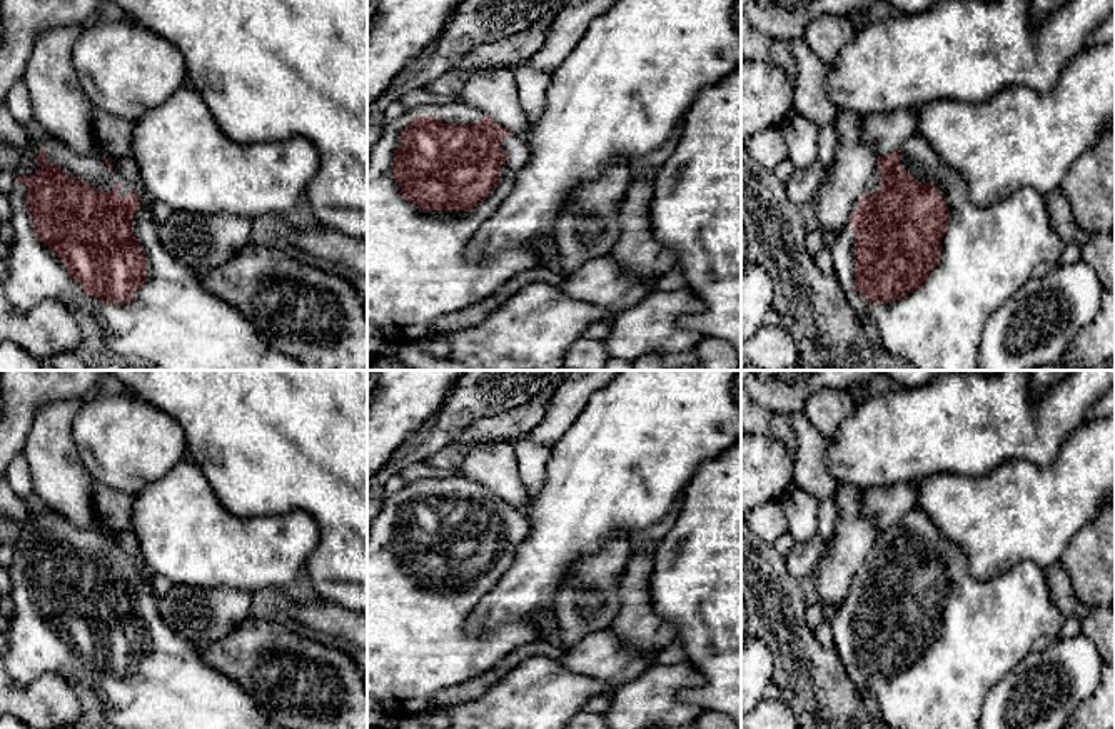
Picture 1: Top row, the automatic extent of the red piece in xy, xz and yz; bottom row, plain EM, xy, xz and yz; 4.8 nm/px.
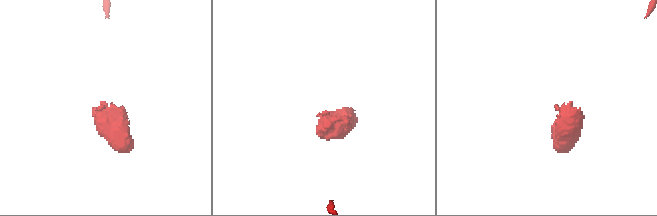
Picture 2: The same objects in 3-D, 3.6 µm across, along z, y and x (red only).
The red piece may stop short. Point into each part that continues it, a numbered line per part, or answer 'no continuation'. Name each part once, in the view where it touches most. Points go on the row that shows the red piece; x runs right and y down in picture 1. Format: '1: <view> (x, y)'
1: xz (418, 271)

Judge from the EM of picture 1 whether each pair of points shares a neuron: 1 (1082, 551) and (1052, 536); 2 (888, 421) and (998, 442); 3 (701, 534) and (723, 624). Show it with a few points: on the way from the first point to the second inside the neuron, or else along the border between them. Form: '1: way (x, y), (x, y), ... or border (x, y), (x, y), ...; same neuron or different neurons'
1: border (1095, 517), (1070, 541), (1059, 561); different neurons
2: way (915, 427), (972, 427); same neuron
3: way (723, 556), (723, 603); same neuron

